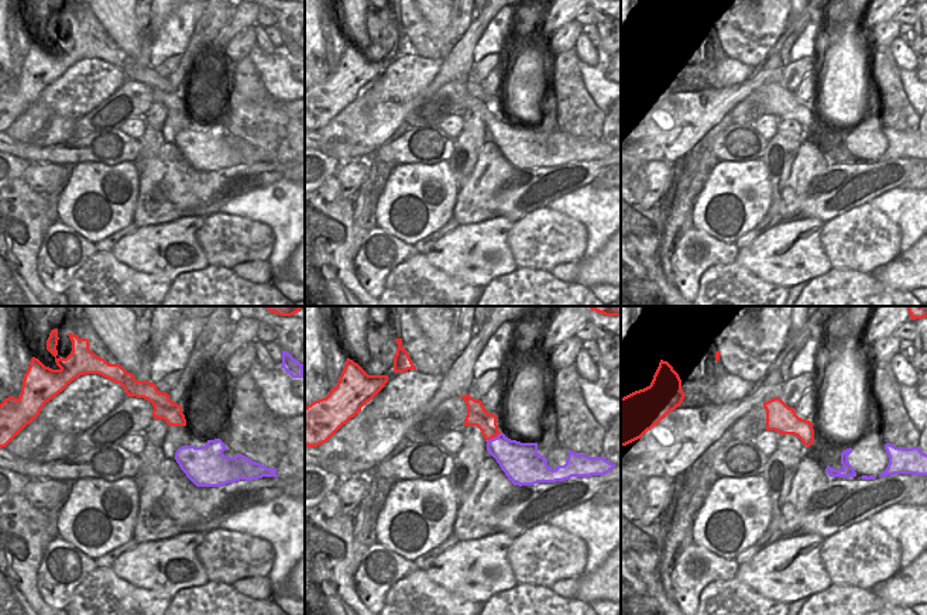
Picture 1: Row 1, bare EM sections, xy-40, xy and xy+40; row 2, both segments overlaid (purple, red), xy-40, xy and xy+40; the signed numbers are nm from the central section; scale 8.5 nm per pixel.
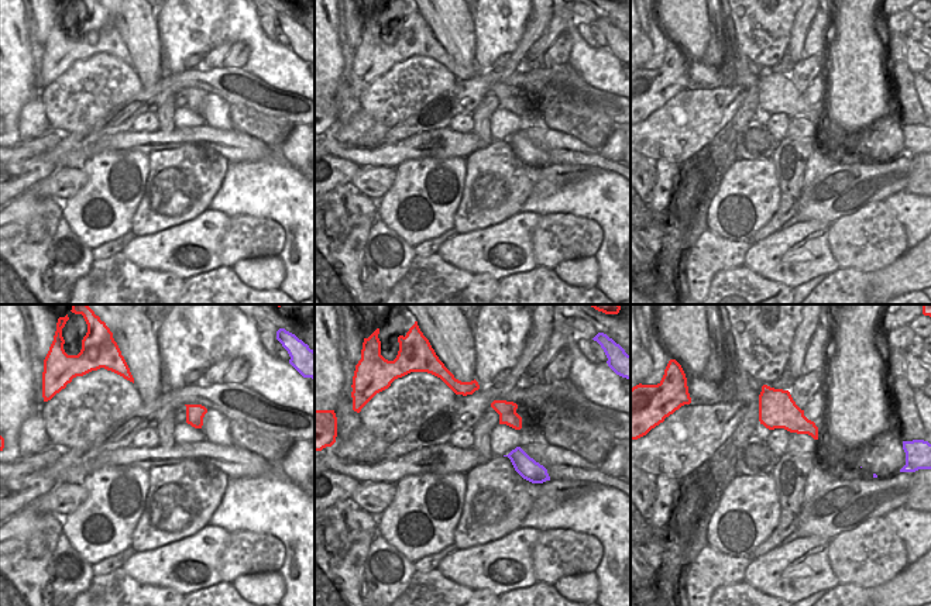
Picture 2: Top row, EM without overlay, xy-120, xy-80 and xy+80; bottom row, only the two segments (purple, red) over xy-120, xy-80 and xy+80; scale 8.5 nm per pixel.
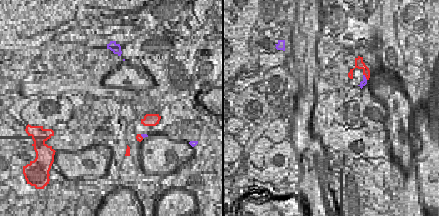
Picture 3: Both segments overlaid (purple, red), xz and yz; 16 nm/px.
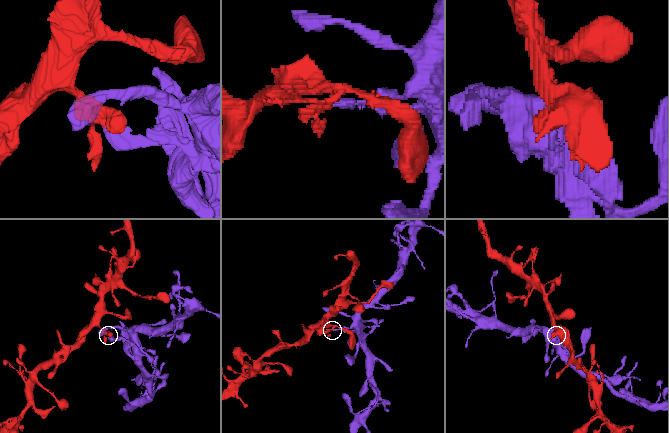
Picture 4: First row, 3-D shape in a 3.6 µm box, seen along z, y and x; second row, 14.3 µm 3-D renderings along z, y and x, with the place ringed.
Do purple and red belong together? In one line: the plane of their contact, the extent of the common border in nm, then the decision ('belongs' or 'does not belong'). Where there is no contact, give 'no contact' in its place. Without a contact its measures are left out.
meets purple in xy; contact 150 nm long; does not belong

